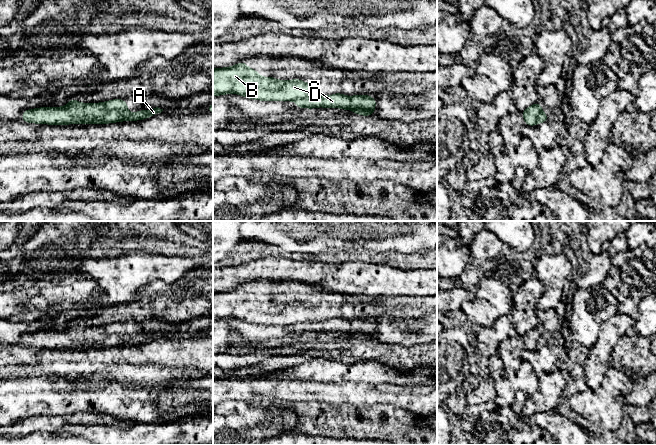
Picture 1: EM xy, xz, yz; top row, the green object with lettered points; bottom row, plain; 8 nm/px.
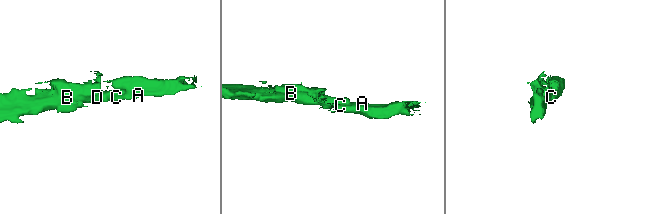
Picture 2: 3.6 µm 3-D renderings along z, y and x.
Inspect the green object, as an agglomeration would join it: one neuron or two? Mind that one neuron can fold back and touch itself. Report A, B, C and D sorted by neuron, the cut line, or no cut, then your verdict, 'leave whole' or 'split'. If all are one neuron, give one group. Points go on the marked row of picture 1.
A C / B D | xy (127, 107), (122, 112), (109, 111), (76, 122) | split

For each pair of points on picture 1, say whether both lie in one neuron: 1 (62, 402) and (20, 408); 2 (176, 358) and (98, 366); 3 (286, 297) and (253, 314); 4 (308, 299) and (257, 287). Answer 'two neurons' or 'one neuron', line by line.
1: one neuron
2: one neuron
3: one neuron
4: one neuron

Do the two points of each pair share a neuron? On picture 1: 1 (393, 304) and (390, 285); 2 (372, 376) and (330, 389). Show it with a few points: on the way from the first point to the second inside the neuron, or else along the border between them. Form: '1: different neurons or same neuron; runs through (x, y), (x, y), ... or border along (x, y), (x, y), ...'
1: different neurons; border along (392, 297), (395, 298)
2: different neurons; border along (330, 381), (377, 383)

